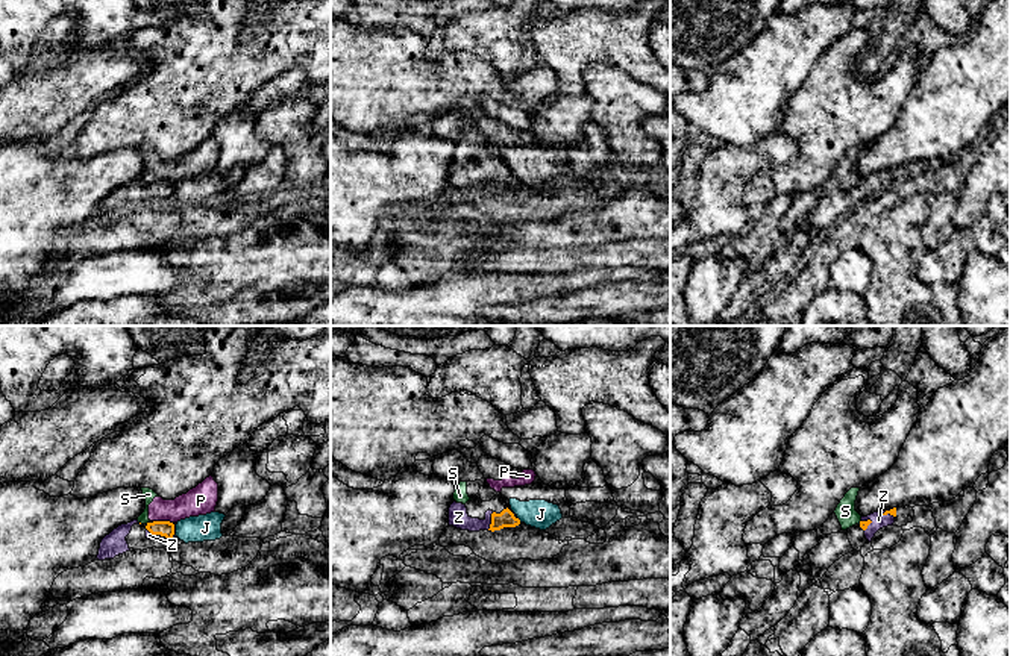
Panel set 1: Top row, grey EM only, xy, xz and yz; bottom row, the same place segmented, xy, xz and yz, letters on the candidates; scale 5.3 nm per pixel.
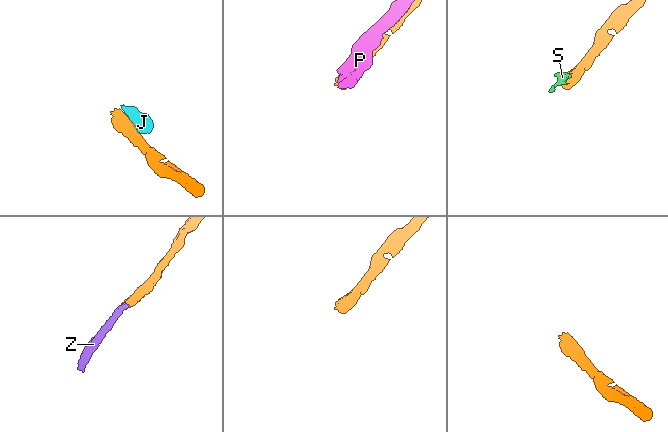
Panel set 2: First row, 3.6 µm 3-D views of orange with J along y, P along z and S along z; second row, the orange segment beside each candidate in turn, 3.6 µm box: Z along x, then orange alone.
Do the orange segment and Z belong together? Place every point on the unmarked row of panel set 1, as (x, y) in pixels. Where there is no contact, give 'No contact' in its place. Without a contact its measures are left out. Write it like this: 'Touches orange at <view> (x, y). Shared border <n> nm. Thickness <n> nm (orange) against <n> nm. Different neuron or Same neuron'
Touches orange at xz (492, 182). Shared border 100 nm. Thickness 90 nm (orange) against 110 nm. Same neuron

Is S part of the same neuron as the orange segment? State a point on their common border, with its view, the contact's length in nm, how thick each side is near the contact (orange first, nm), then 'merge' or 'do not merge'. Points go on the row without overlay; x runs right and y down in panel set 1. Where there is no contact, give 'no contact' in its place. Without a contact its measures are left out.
contact xy (149, 184); length 50 nm; calibres 80 and 70 nm; do not merge

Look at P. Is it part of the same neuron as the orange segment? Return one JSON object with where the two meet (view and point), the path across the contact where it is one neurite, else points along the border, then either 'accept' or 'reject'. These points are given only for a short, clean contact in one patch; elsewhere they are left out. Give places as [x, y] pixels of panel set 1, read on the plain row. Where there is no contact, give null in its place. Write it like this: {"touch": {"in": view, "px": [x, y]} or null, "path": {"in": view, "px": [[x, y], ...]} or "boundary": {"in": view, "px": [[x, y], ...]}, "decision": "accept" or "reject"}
{"touch": {"in": "xy", "px": [163, 182]}, "decision": "reject"}

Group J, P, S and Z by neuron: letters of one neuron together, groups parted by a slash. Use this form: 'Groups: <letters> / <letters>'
Groups: J / P S / Z

